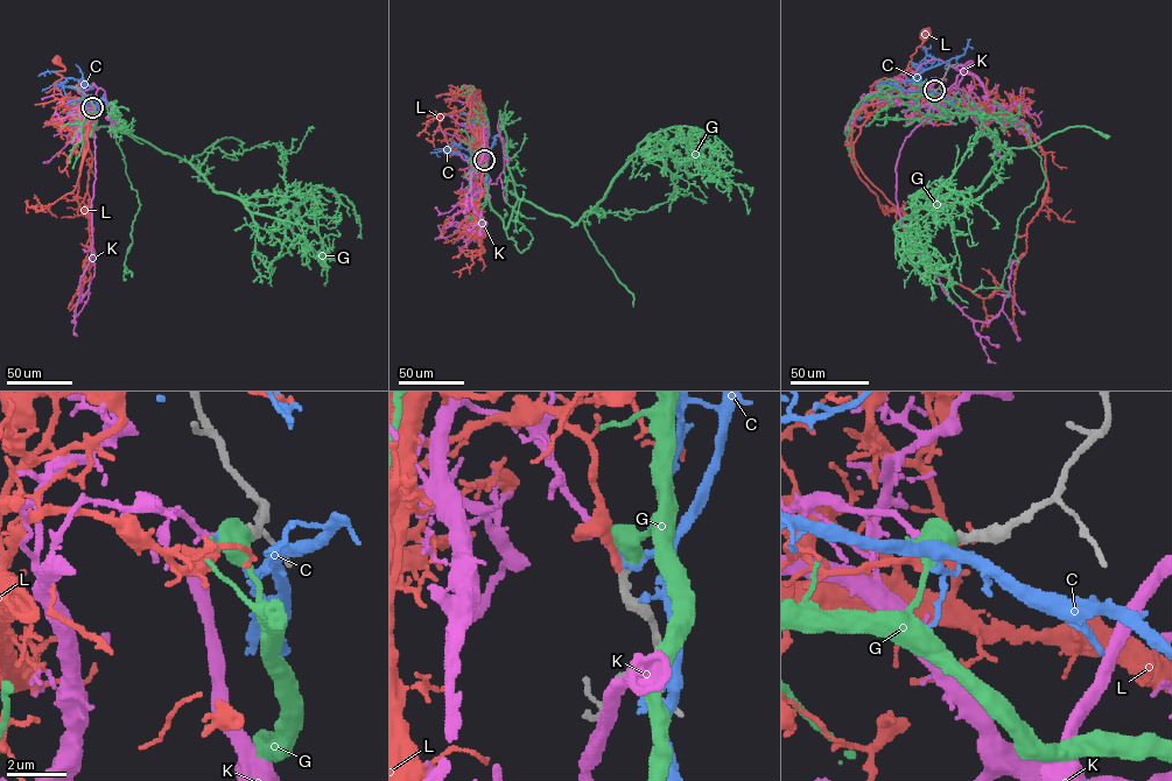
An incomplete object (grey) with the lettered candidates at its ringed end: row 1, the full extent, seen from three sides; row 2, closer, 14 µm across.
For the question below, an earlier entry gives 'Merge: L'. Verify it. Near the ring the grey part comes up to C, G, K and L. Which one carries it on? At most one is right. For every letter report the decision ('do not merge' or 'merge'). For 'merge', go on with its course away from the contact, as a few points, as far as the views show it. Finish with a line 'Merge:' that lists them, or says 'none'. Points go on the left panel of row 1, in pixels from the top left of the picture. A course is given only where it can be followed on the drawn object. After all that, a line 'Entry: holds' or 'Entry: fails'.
C: do not merge
G: do not merge
K: do not merge
L: merge | via (92, 107), (84, 106), (82, 110), (54, 96), (54, 83), (62, 78), (57, 72), (64, 69), (57, 61)
Merge: L
Entry: holds

